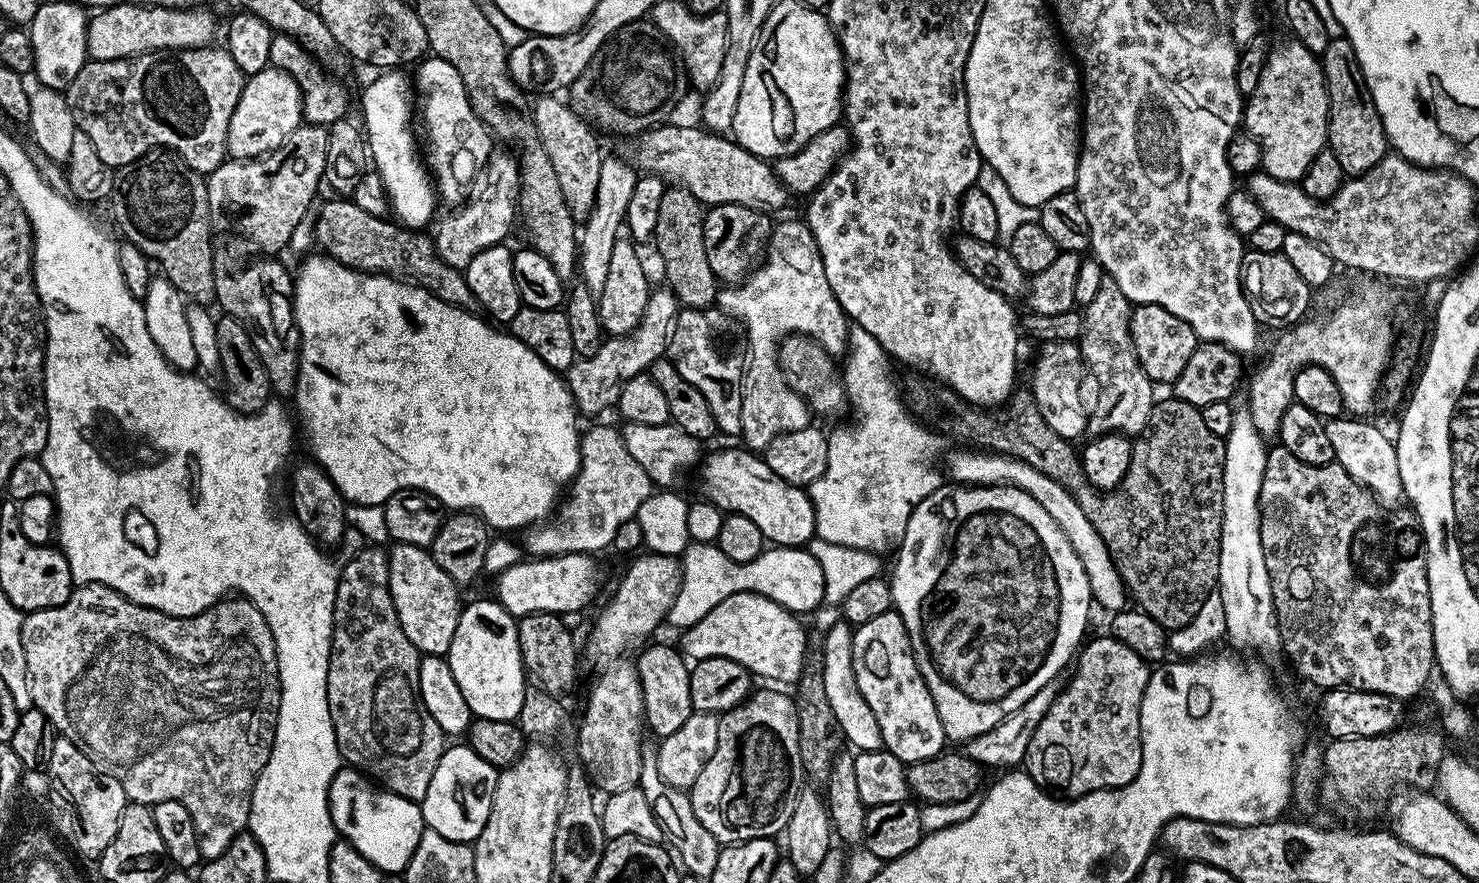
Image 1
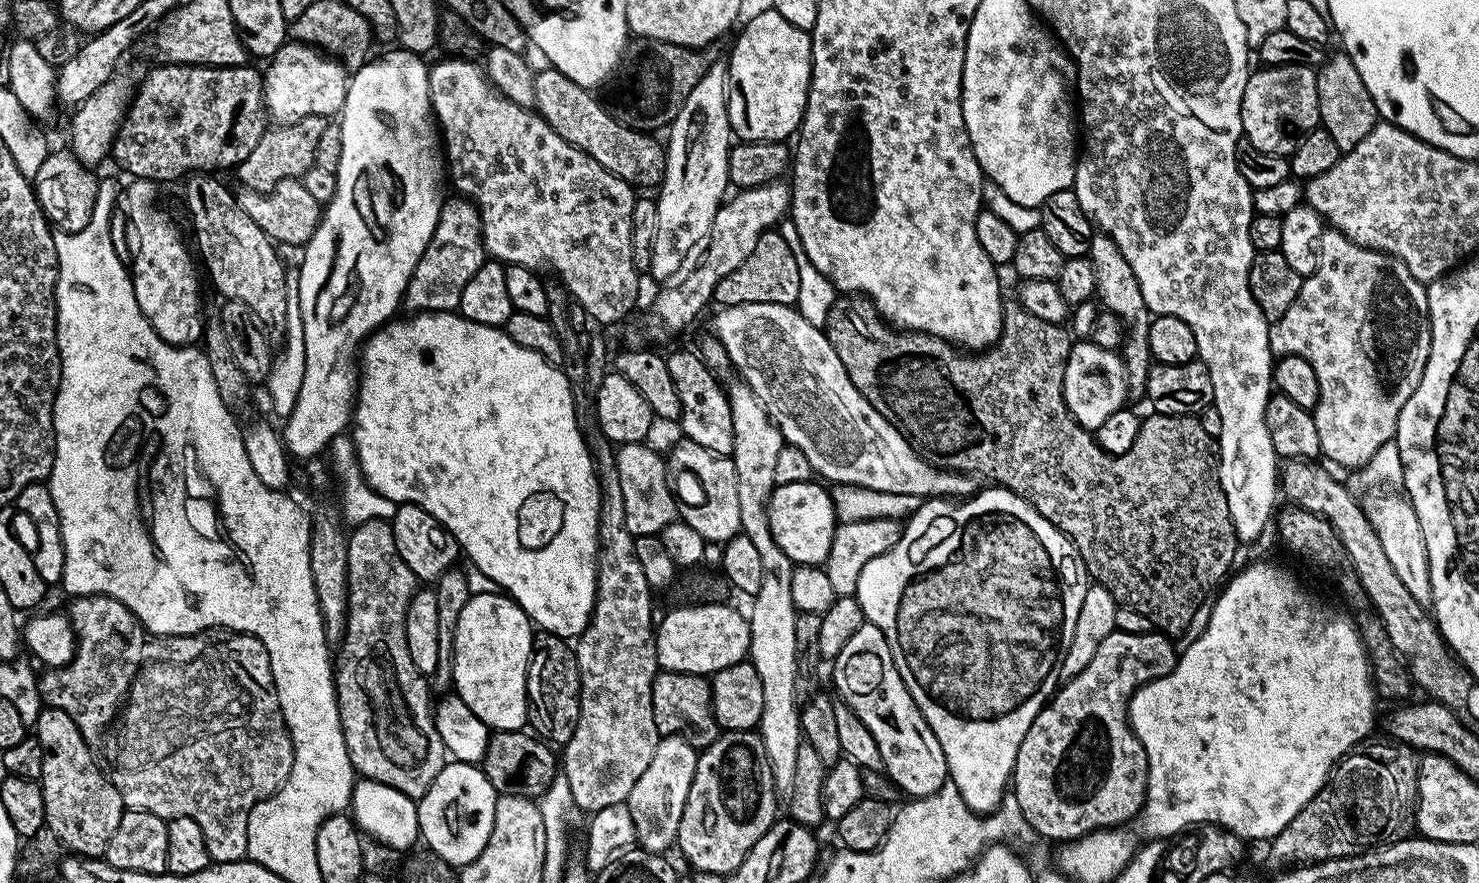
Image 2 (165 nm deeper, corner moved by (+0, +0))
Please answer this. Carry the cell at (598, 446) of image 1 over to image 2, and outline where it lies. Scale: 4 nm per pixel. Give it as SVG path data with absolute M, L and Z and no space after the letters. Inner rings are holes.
M647 443L622 444L616 453L618 474L622 478L622 494L626 498L626 526L632 535L657 535L678 518L678 503L668 485L669 465Z

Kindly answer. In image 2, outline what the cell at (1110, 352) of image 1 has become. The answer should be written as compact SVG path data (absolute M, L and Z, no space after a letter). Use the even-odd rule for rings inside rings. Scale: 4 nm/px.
M1093 235L1087 257L1094 266L1095 299L1107 311L1118 314L1118 318L1124 323L1122 359L1125 368L1128 370L1128 391L1133 397L1143 397L1146 393L1148 375L1154 363L1148 341L1150 313L1146 306L1146 298L1142 298L1142 289L1138 286L1138 278L1134 278L1134 270L1130 270L1130 262L1126 262L1126 258L1122 258L1122 250L1118 250L1118 246L1109 236Z

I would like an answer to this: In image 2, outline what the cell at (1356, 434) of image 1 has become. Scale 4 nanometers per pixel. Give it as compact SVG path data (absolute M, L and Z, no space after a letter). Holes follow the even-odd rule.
M1394 490L1373 493L1368 496L1370 497L1368 500L1365 499L1363 508L1367 514L1367 520L1378 534L1386 558L1390 559L1390 564L1394 567L1394 572L1401 579L1403 586L1414 595L1420 605L1428 608L1432 605L1432 587L1430 586L1429 555L1426 554L1425 534L1411 501L1405 495L1398 496L1397 494L1399 493Z

